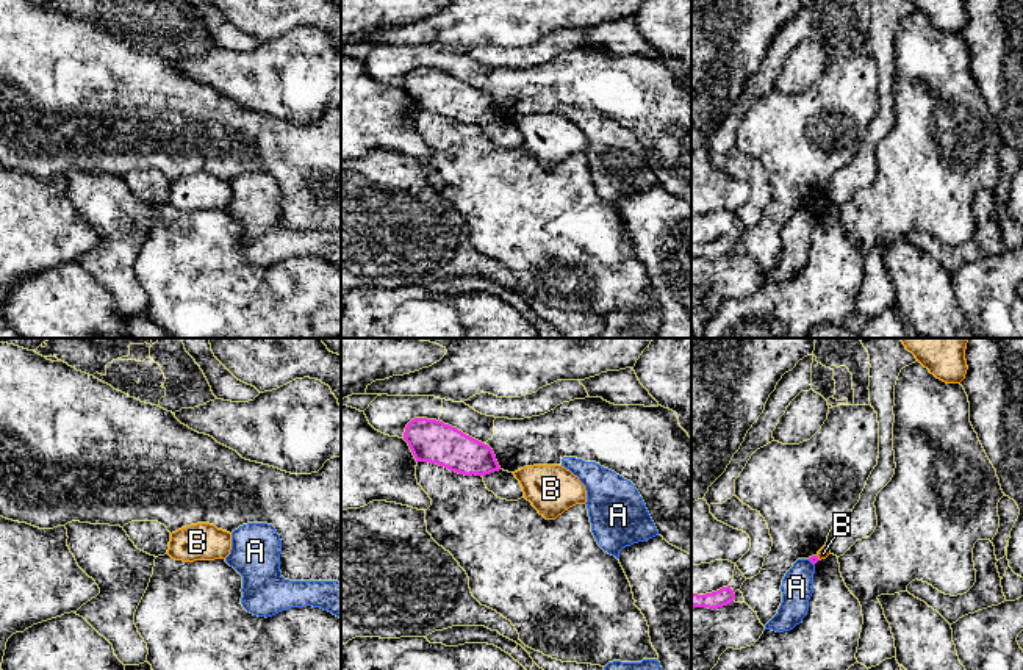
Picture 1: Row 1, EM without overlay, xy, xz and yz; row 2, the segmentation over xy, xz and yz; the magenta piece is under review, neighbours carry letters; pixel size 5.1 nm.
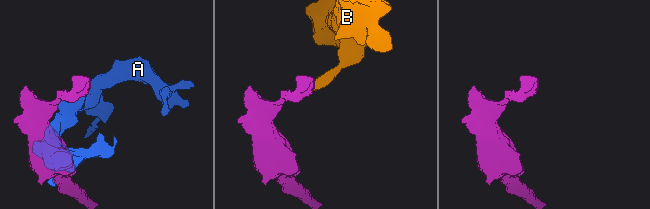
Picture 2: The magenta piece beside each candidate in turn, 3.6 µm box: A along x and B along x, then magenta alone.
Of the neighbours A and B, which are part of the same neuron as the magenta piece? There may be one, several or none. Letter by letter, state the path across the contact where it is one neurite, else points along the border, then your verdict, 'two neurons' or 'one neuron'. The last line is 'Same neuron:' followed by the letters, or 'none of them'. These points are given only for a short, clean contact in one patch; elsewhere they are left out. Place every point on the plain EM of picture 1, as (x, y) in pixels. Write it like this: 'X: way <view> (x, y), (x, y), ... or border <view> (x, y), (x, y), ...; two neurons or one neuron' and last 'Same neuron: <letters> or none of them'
A: two neurons
B: border yz (817, 204), (820, 208); two neurons
Same neuron: none of them

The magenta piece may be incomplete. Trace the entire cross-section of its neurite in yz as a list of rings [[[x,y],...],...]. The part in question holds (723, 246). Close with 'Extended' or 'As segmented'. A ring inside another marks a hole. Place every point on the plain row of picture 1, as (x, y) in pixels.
[[[730,235],[705,244],[691,243],[691,258],[695,257],[718,258],[730,254],[734,249],[735,243],[730,238]]]. As segmented

